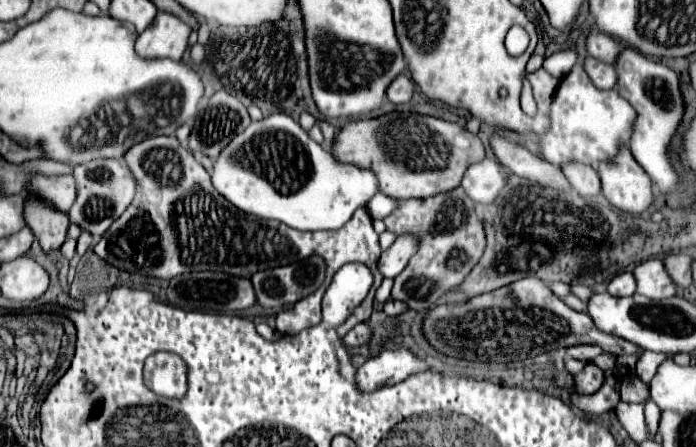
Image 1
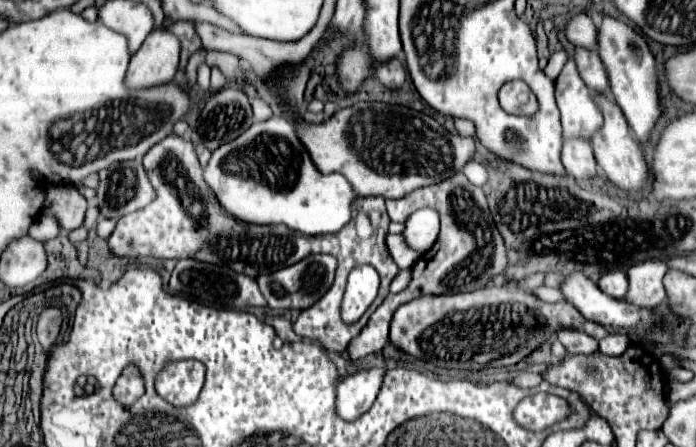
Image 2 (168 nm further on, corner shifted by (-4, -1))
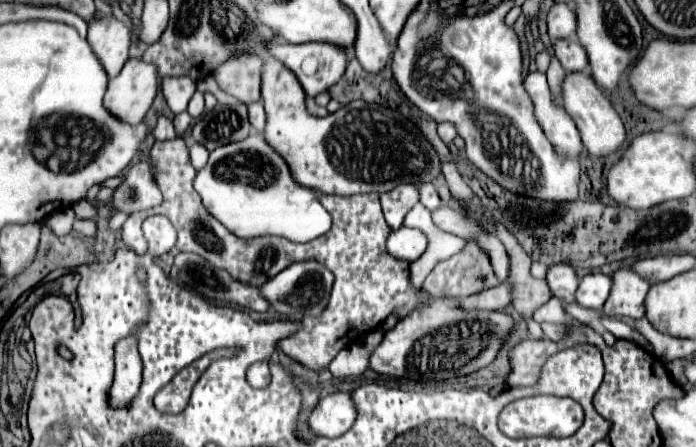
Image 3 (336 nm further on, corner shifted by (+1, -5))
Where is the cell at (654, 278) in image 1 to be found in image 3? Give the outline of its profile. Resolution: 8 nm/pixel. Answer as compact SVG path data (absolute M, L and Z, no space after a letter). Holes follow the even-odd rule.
M622 268L612 274L612 290L602 310L608 316L626 316L638 320L644 316L644 298L648 290L650 284L642 276Z

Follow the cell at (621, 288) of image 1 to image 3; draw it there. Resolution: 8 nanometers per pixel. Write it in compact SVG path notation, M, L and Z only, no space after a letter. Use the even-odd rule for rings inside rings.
M596 272L596 274L586 274L576 290L576 302L584 308L594 308L600 310L610 294L612 280L610 276Z

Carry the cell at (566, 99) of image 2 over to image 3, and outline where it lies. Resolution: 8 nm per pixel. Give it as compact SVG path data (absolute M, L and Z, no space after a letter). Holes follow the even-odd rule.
M552 56L552 60L550 60L546 76L548 76L548 84L550 84L550 88L552 88L554 96L556 96L556 102L562 102L560 100L560 84L562 84L562 80L566 76L566 70L560 66L560 62L558 62L556 56Z

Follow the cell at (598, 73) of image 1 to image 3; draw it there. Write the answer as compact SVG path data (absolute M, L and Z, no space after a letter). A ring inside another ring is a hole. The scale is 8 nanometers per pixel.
M566 38L566 40L556 40L554 42L554 54L564 66L566 72L576 72L584 70L588 66L588 56L582 44L576 38Z

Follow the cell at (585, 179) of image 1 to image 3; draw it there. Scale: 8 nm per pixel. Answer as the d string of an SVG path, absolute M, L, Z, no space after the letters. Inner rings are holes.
M532 72L524 80L524 88L532 98L536 120L540 122L546 138L556 150L568 158L578 158L582 152L582 140L576 124L562 106L556 106L552 92L548 90L546 74Z

